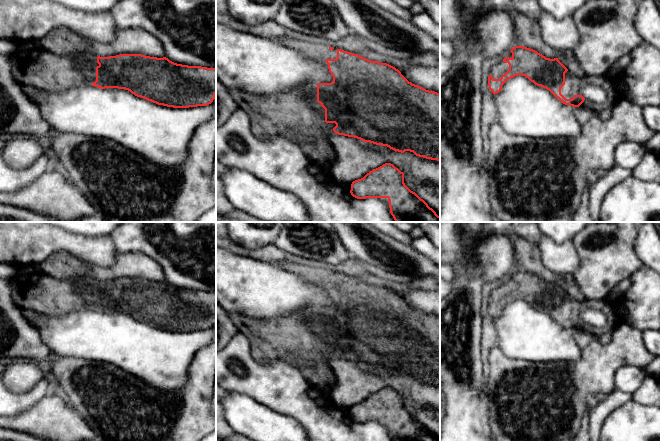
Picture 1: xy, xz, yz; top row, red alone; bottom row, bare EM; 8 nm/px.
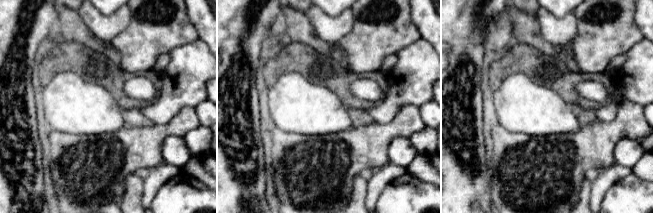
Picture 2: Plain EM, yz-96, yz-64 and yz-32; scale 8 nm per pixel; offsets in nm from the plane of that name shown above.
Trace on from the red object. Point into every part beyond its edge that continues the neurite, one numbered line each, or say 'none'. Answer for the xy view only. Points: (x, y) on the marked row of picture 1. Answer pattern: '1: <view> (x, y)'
1: xy (39, 68)

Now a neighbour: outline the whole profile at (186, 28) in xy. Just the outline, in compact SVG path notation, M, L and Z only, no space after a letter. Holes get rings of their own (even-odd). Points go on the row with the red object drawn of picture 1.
M120 0L109 12L119 29L143 29L158 38L170 61L216 68L216 0Z

